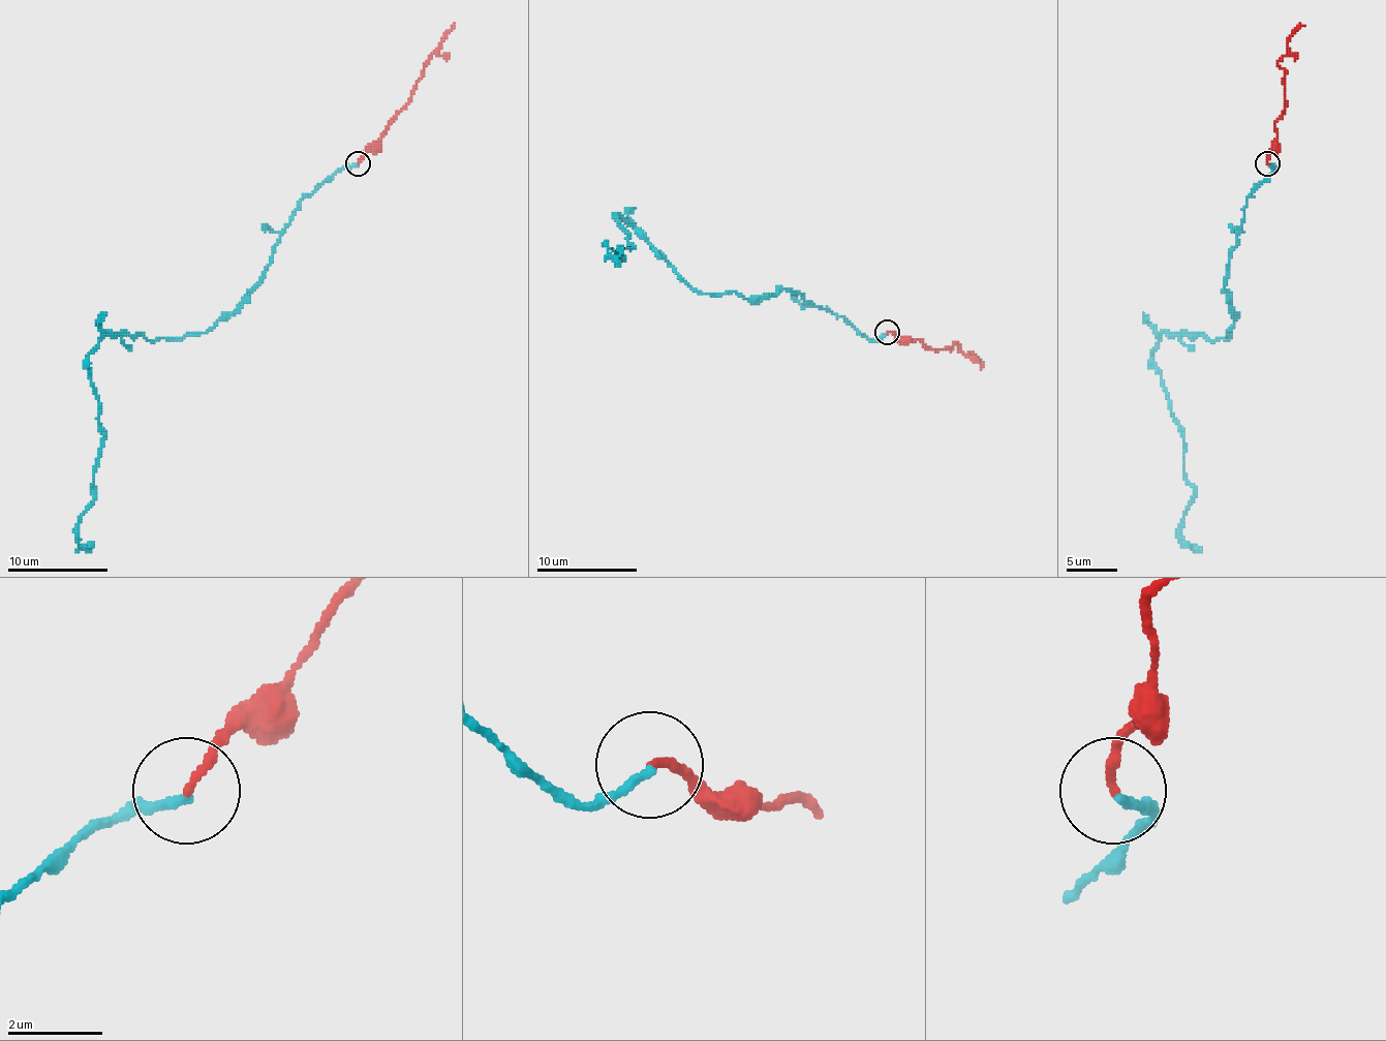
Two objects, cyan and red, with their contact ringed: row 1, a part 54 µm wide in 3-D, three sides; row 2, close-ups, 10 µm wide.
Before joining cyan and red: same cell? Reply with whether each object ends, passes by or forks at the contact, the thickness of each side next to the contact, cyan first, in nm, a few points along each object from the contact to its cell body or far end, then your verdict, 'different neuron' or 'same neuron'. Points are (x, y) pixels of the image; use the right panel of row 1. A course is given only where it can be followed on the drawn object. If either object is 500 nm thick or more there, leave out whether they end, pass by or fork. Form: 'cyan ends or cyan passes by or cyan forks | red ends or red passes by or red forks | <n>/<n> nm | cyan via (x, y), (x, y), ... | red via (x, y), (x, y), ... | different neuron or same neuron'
cyan ends | red ends | 160/190 nm | cyan via (1267, 163), (1224, 287), (1229, 338), (1164, 333), (1153, 356), (1194, 489), (1181, 524), (1191, 547), (1181, 542) | red via (1267, 163), (1285, 100), (1285, 70), (1276, 63), (1290, 51), (1287, 40), (1304, 25) | same neuron

